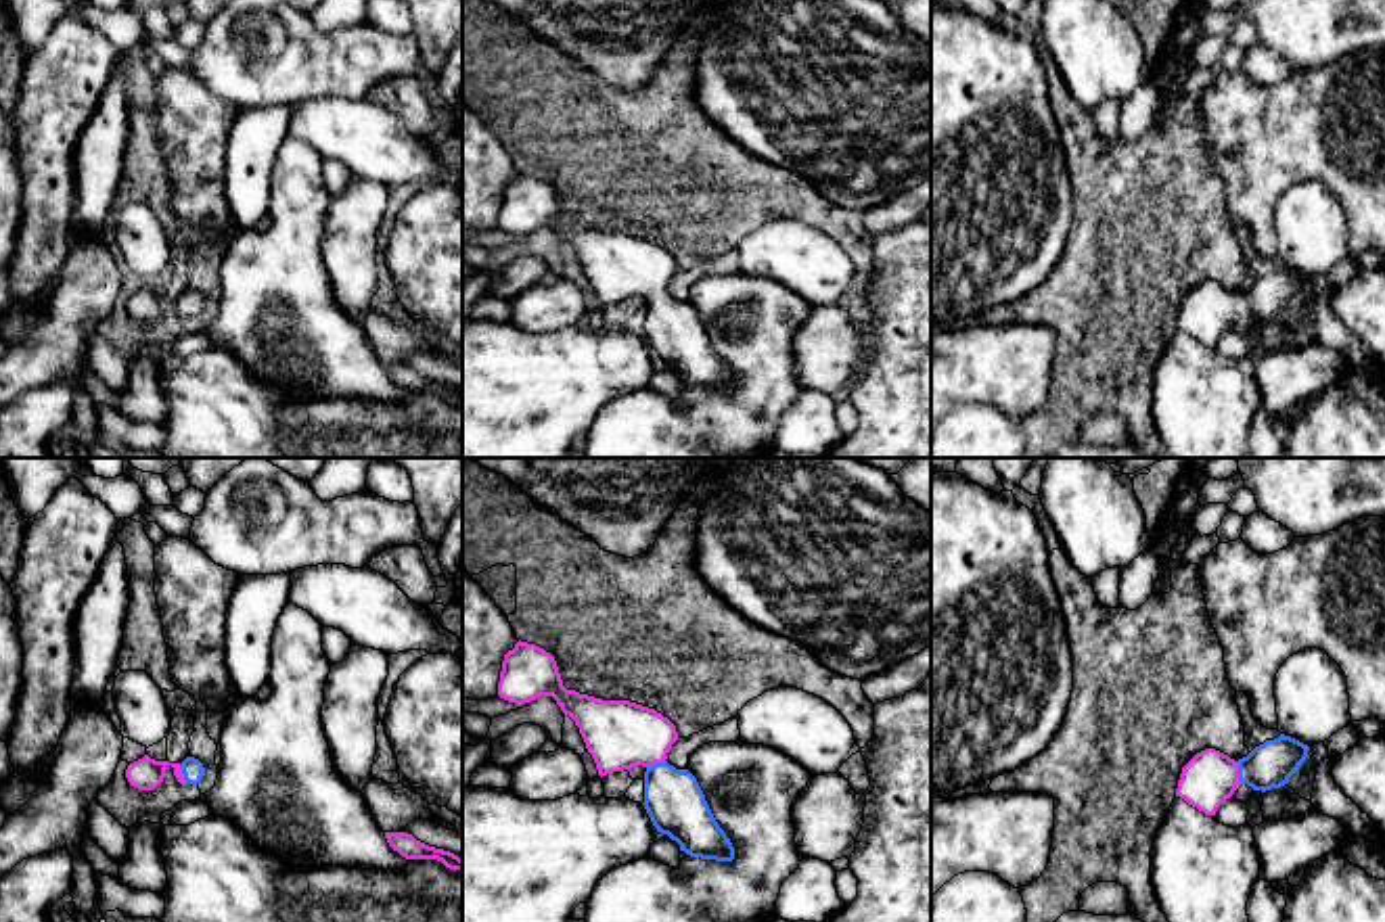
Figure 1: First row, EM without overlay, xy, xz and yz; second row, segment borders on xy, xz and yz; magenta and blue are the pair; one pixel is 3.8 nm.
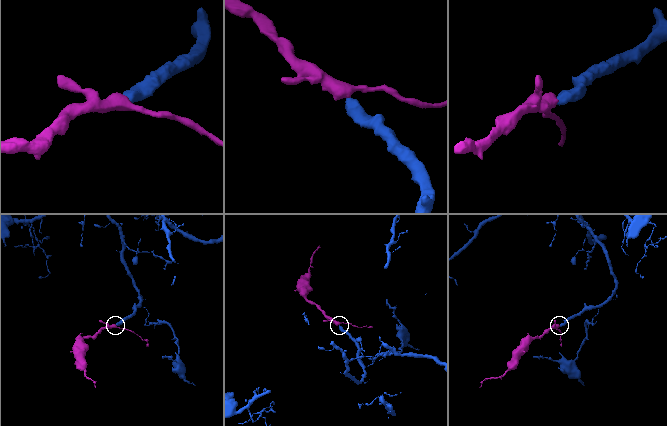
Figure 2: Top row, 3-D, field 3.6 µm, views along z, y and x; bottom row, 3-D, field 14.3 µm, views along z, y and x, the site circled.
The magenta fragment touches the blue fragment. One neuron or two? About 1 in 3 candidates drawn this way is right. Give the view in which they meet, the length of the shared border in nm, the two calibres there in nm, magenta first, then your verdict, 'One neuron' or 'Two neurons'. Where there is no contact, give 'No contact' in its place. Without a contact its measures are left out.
Touches magenta in yz. Shared border 90 nm. Thickness 200 nm (magenta) against 180 nm. One neuron

